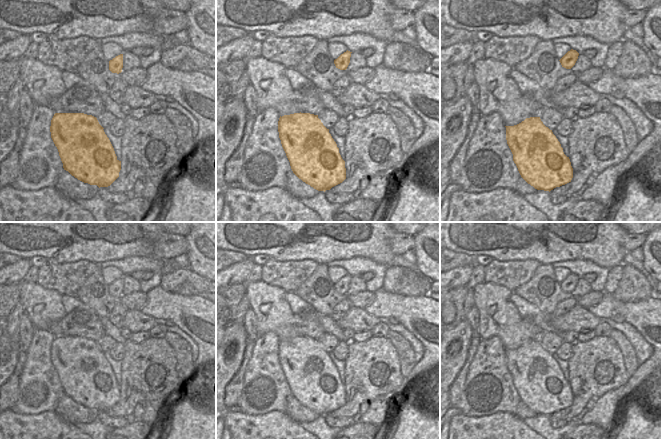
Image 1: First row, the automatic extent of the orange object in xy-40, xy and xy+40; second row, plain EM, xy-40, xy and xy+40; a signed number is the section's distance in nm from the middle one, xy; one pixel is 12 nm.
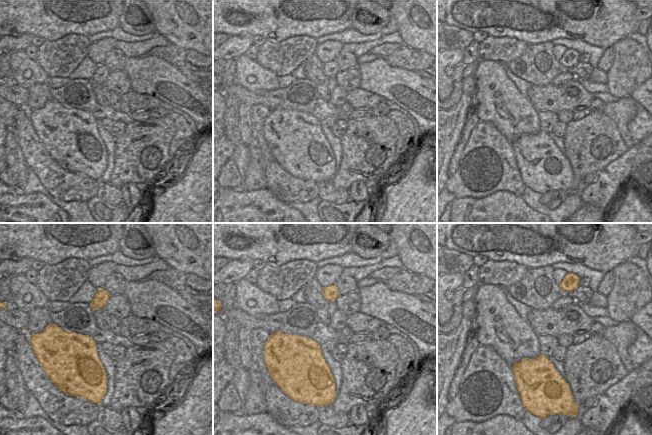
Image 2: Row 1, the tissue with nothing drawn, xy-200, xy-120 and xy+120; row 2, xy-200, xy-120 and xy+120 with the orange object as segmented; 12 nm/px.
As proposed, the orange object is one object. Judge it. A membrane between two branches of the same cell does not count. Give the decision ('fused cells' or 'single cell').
fused cells

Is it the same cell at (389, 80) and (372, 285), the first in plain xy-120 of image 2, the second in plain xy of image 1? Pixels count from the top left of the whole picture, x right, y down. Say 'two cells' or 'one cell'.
two cells

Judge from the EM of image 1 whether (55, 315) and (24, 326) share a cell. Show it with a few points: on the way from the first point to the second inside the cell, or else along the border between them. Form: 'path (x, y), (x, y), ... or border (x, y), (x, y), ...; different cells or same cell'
border (24, 312), (36, 328); different cells

